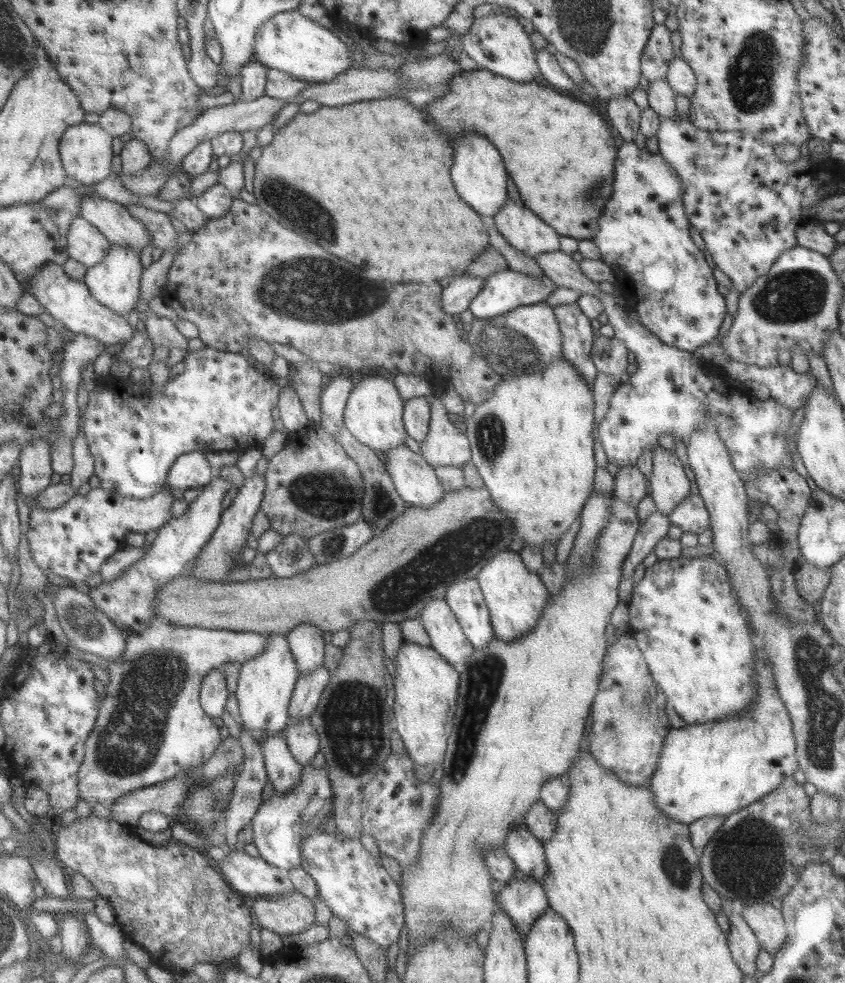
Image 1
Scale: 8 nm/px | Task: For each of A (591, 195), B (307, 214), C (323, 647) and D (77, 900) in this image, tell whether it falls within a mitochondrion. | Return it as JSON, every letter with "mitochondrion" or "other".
{"A":"mitochondrion","B":"mitochondrion","C":"other","D":"other"}

